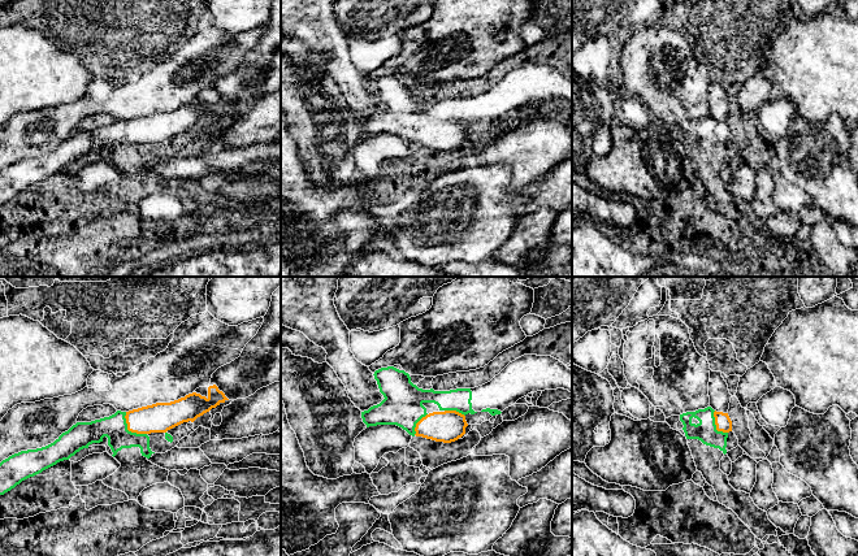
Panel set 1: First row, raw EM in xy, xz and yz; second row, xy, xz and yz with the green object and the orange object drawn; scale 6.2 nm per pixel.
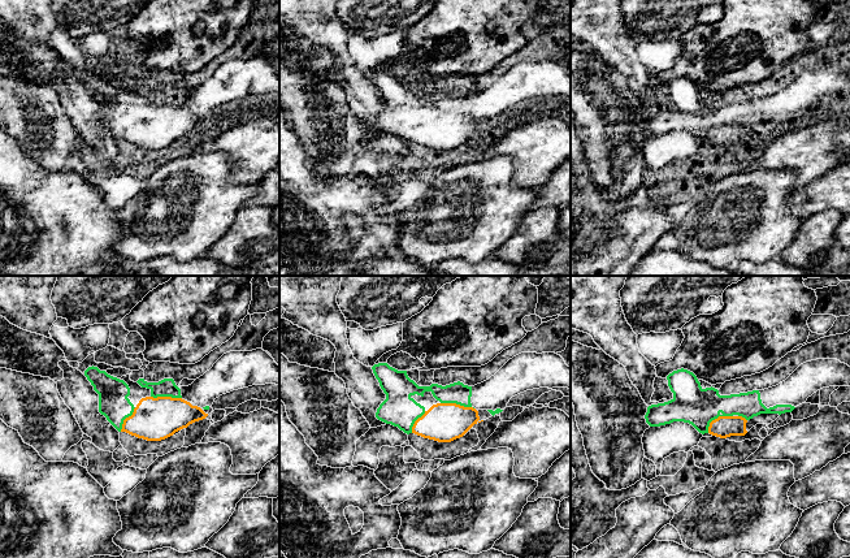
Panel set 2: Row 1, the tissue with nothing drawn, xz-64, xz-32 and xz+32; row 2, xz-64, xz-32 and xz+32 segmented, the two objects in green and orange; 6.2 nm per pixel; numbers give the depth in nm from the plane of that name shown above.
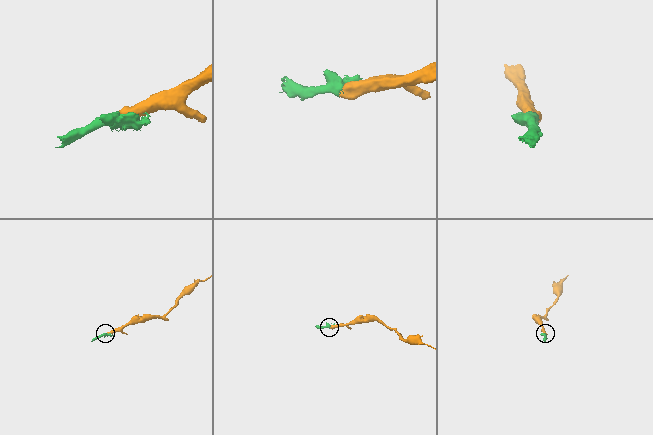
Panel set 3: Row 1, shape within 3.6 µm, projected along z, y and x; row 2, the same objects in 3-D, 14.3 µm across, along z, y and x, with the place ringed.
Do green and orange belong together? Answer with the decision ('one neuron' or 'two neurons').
one neuron

